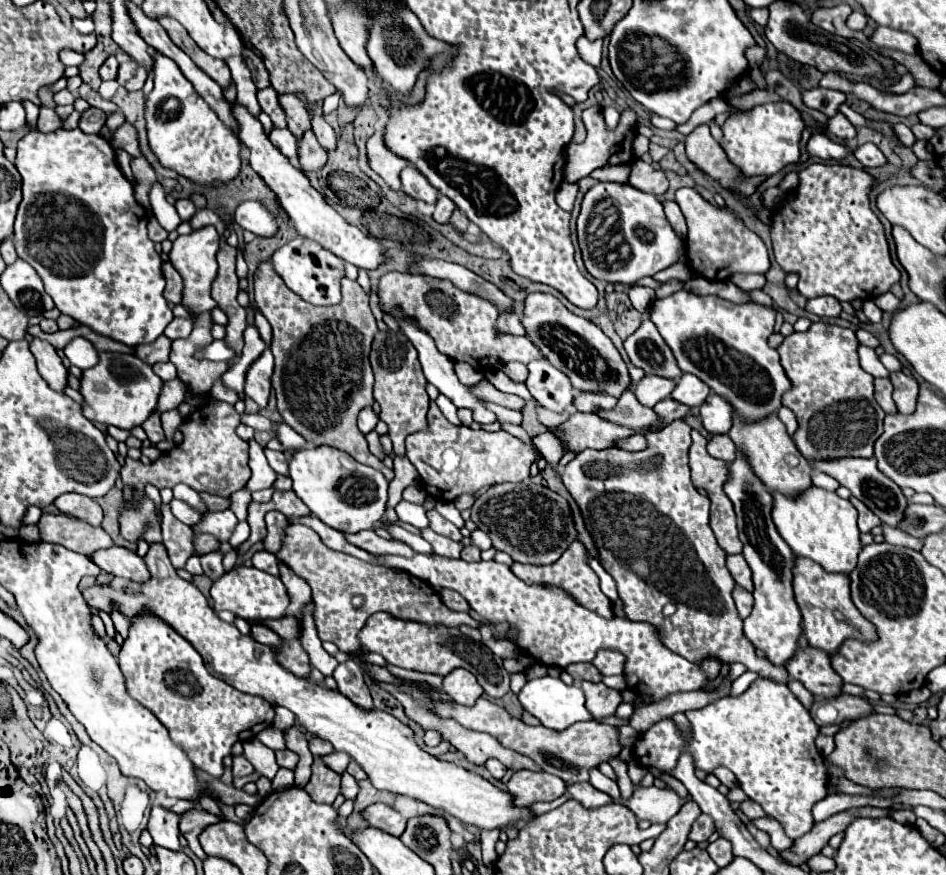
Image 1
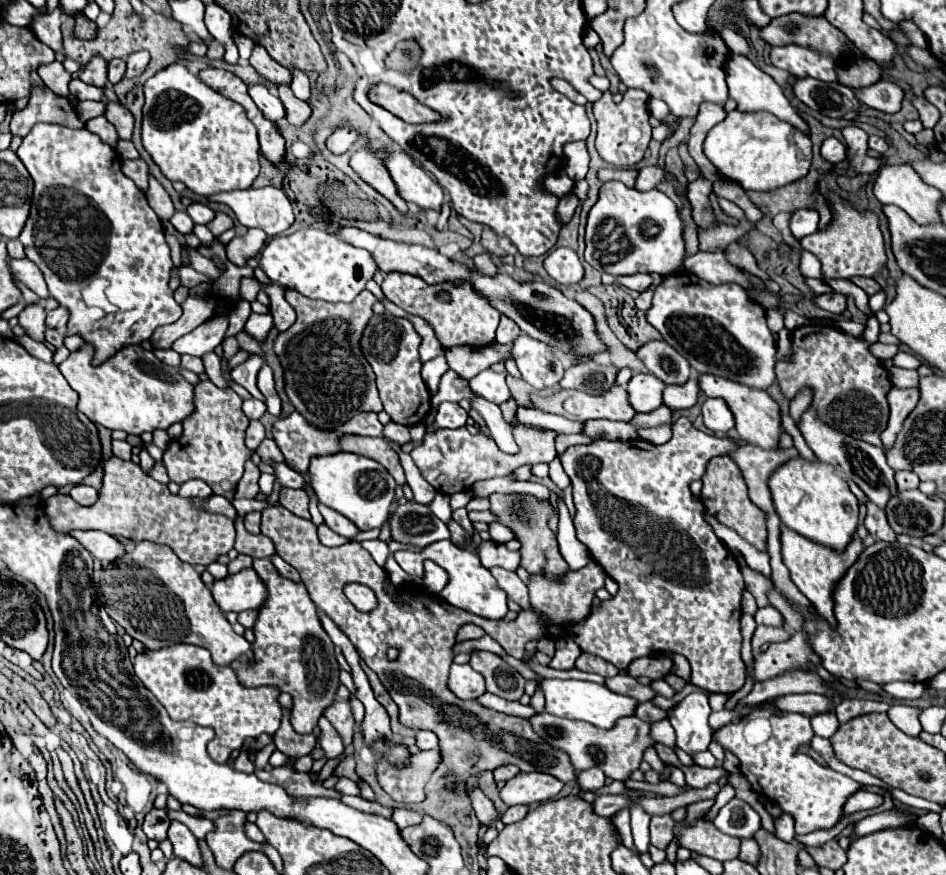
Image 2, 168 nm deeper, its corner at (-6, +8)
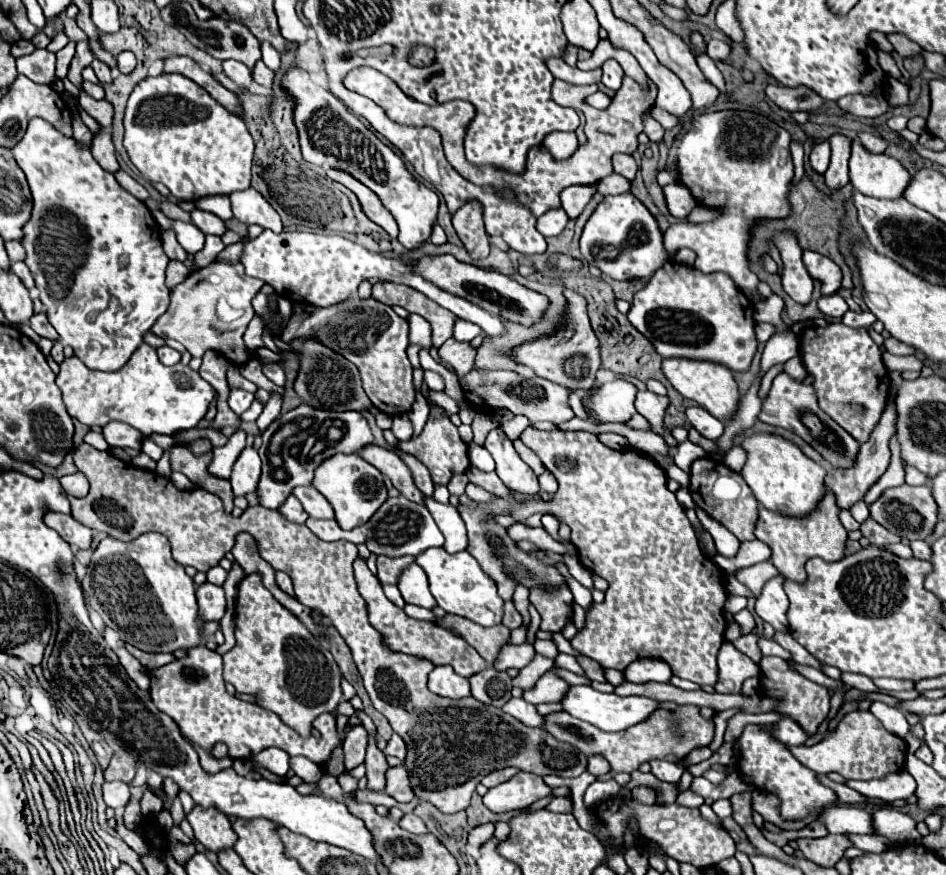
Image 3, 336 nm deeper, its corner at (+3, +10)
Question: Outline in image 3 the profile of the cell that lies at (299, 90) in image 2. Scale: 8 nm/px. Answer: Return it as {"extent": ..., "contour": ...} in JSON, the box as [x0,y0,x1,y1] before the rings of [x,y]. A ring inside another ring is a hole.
{"extent":[261,42,281,72],"contour":[[[269,42],[261,44],[261,52],[263,52],[263,62],[267,64],[267,68],[271,68],[273,72],[277,72],[281,68],[281,56],[279,56],[279,52]]]}

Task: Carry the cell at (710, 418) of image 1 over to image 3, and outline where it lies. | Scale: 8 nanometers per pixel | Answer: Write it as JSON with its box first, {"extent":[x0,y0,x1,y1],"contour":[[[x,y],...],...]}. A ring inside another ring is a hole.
{"extent":[687,406,725,440],"contour":[[[691,406],[687,408],[687,420],[693,424],[693,428],[697,432],[701,432],[703,436],[717,440],[723,432],[725,432],[725,424],[721,420],[717,420],[715,416],[711,416],[705,408],[701,406]]]}

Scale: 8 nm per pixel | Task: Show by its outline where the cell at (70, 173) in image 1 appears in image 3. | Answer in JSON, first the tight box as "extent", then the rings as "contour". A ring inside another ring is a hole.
{"extent":[11,118,169,370],"contour":[[[43,118],[29,122],[23,140],[19,140],[11,152],[25,172],[33,194],[33,212],[23,228],[21,244],[27,252],[25,264],[41,292],[39,298],[47,318],[61,342],[71,346],[87,368],[117,370],[143,342],[143,334],[149,332],[155,320],[169,308],[169,288],[165,286],[169,258],[161,246],[159,226],[145,202],[129,194],[111,172],[105,172],[97,160],[93,160],[89,146],[79,144],[75,138],[61,136],[61,132]]]}

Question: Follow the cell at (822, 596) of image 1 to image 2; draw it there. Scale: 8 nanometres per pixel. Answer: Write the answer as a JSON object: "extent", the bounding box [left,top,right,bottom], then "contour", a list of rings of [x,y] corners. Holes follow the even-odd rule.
{"extent":[780,526,864,626],"contour":[[[780,526],[780,544],[782,544],[782,560],[784,560],[786,568],[790,570],[792,582],[812,602],[812,606],[818,610],[818,614],[824,616],[834,626],[832,588],[842,578],[842,574],[856,562],[860,552],[864,550],[860,536],[854,534],[850,544],[842,552],[836,552],[836,550],[832,550],[828,546],[822,546],[822,544],[818,544],[814,540],[808,540],[806,536],[802,538],[802,534],[798,534],[798,532],[794,532],[794,530],[786,528],[786,526]]]}

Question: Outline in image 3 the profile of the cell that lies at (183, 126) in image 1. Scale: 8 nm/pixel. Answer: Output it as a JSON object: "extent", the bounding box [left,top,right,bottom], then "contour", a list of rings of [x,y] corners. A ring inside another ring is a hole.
{"extent":[125,74,253,200],"contour":[[[161,74],[137,84],[125,112],[125,150],[151,182],[163,182],[181,200],[247,190],[253,138],[245,122],[227,112],[209,92],[181,74]]]}

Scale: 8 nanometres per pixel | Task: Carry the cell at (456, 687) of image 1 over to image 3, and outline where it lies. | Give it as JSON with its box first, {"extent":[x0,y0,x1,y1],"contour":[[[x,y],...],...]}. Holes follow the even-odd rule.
{"extent":[429,666,471,698],"contour":[[[435,666],[429,674],[429,690],[447,698],[465,698],[471,696],[471,686],[465,676],[459,676],[449,666]]]}

